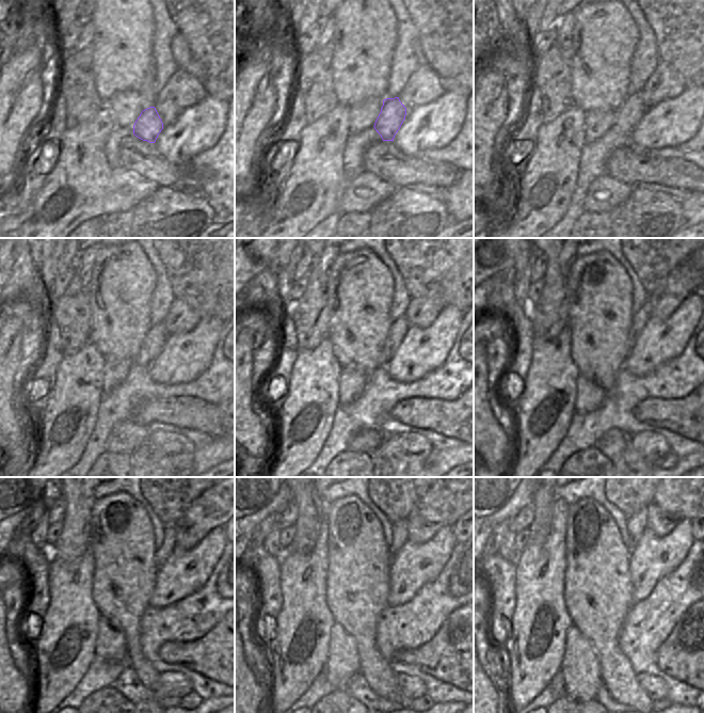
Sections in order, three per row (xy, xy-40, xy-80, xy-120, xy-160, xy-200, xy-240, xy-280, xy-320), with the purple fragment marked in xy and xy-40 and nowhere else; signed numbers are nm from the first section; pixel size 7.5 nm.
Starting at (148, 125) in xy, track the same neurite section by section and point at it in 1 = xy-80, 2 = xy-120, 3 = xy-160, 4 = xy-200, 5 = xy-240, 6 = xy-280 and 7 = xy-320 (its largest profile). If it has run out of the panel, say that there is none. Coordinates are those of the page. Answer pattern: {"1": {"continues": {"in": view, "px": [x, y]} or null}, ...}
{"1": {"continues": {"in": "xy-80", "px": [632, 110]}}, "2": {"continues": {"in": "xy-120", "px": [155, 339]}}, "3": {"continues": {"in": "xy-160", "px": [399, 328]}}, "4": {"continues": {"in": "xy-200", "px": [639, 319]}}, "5": {"continues": {"in": "xy-240", "px": [163, 553]}}, "6": {"continues": {"in": "xy-280", "px": [399, 533]}}, "7": {"continues": {"in": "xy-320", "px": [636, 524]}}}

